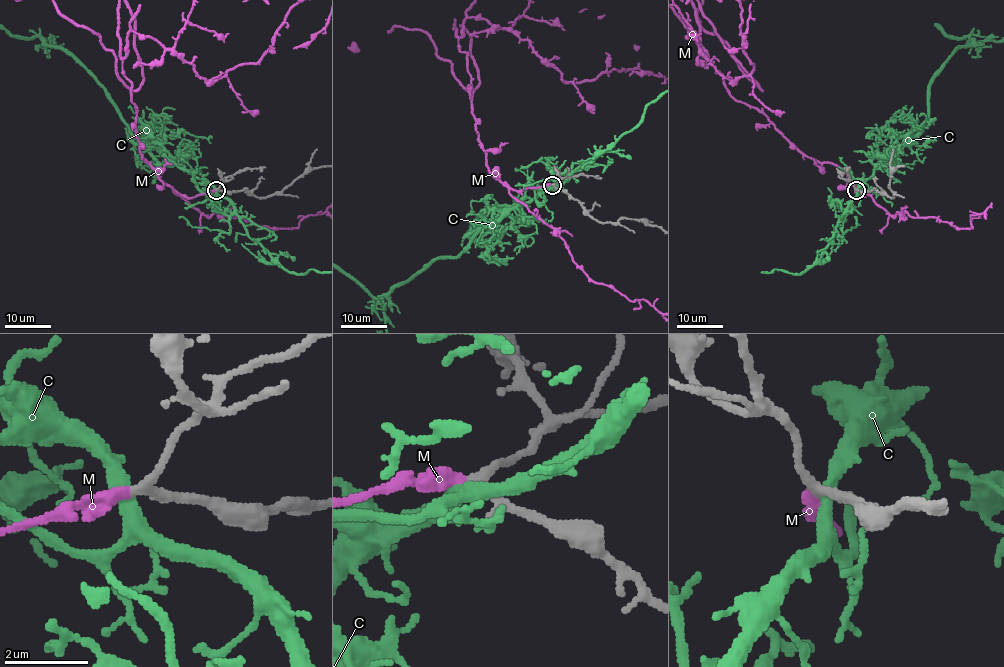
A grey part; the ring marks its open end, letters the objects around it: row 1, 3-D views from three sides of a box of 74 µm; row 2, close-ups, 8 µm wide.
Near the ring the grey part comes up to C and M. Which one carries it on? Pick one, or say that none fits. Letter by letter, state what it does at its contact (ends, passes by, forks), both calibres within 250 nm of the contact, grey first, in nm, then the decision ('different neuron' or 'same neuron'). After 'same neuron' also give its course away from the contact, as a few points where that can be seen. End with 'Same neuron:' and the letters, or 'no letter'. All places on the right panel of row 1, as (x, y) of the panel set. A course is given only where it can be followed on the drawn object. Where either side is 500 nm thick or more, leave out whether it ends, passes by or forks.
C: it forks; calibres 220 and 300 nm; different neuron
M: it ends; calibres 200 and 280 nm; same neuron
Same neuron: M

